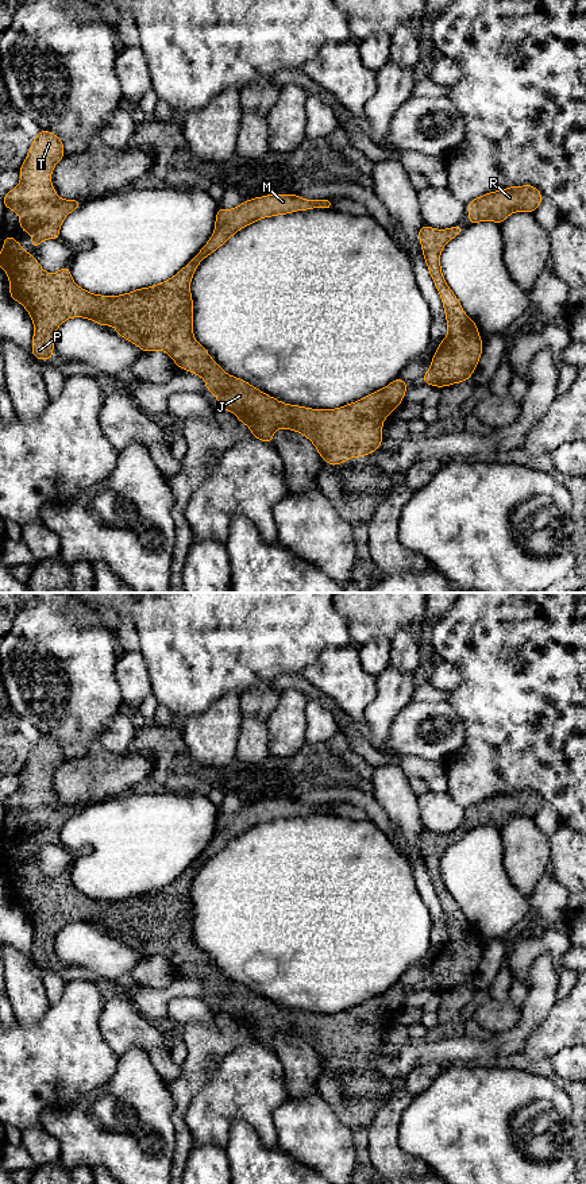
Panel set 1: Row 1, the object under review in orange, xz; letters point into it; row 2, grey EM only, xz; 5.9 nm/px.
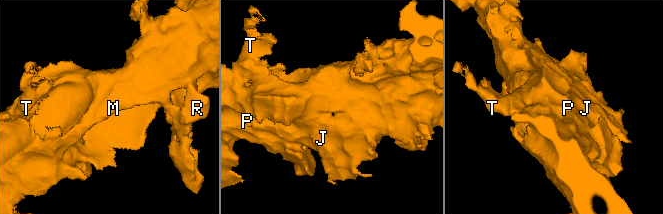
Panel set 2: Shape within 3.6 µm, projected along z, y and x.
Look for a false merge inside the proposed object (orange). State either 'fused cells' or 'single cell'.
single cell

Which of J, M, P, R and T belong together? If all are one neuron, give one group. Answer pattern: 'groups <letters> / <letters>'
groups J M P R T

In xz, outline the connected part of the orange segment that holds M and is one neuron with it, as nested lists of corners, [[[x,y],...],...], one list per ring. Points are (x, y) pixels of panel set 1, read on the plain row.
[[[266,799],[244,805],[232,814],[219,811],[215,836],[208,848],[174,882],[150,892],[135,894],[131,898],[113,902],[93,899],[80,892],[73,886],[69,871],[63,871],[54,879],[46,878],[39,867],[23,855],[22,848],[18,848],[9,838],[3,846],[0,871],[7,878],[11,890],[9,903],[20,907],[34,927],[31,959],[34,963],[50,967],[57,933],[72,922],[89,923],[101,932],[115,930],[115,938],[134,948],[143,957],[165,956],[178,973],[200,980],[205,986],[205,992],[209,998],[217,1002],[217,1013],[232,1017],[239,1027],[250,1033],[254,1042],[271,1049],[273,1040],[279,1033],[298,1037],[313,1048],[319,1060],[328,1069],[338,1071],[348,1062],[370,1060],[379,1053],[383,1045],[382,1029],[388,1019],[400,1011],[408,995],[408,987],[396,983],[383,994],[336,1014],[312,1014],[289,1010],[267,1000],[247,986],[227,979],[193,941],[190,886],[200,867],[215,857],[238,836],[257,825],[313,813],[334,814],[331,803],[305,805],[298,799]]]

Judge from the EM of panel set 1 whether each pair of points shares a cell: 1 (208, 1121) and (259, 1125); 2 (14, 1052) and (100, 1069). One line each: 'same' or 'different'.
1: same
2: same

